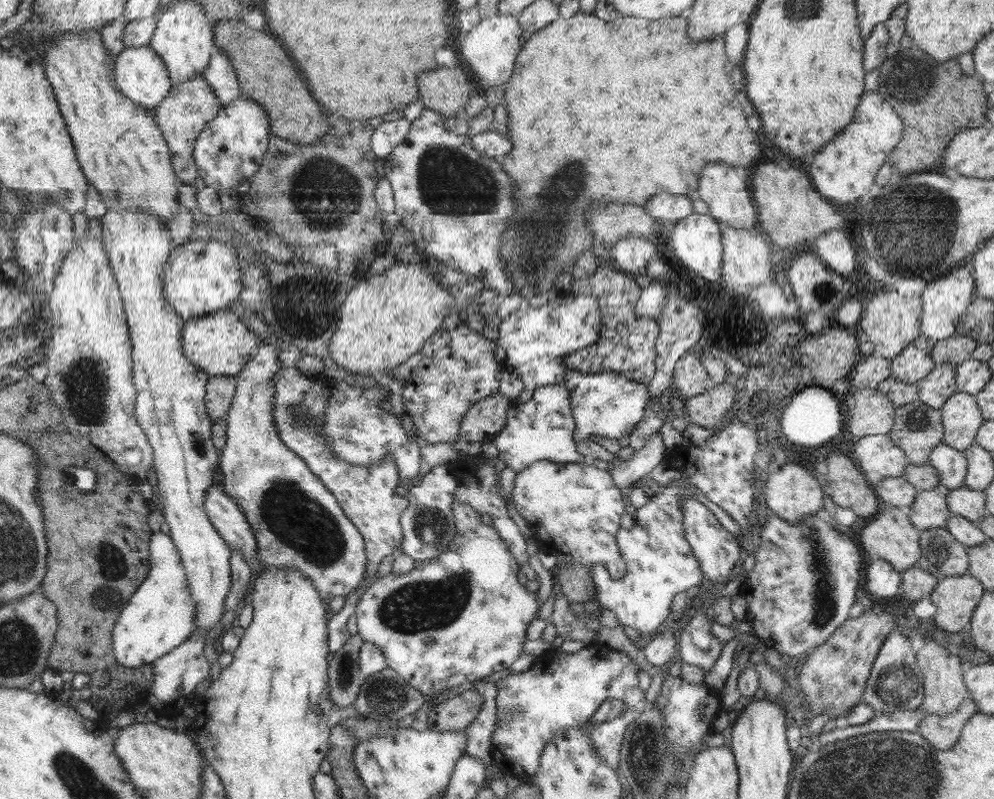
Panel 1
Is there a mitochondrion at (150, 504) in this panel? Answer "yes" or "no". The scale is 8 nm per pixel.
no

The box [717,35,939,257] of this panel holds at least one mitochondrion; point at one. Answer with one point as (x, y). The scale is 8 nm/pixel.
(910, 88)

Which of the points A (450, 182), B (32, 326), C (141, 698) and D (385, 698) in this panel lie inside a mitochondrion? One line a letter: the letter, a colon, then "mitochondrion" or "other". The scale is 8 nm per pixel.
A: mitochondrion
B: other
C: other
D: mitochondrion

